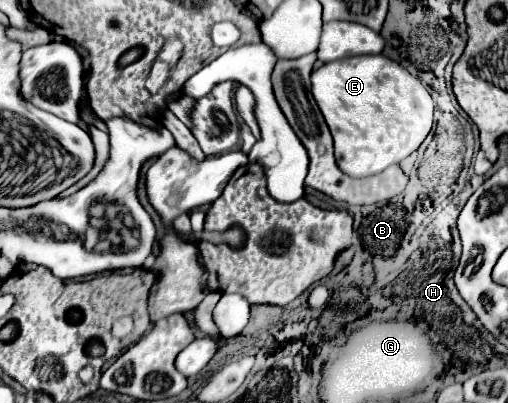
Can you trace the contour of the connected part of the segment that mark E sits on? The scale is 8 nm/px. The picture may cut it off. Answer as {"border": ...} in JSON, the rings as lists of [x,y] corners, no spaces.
{"border":[[[382,54],[342,58],[320,66],[312,72],[312,96],[332,132],[338,168],[354,178],[366,178],[376,172],[382,172],[390,164],[398,164],[400,160],[416,152],[432,130],[434,104],[428,90],[406,68]]]}

